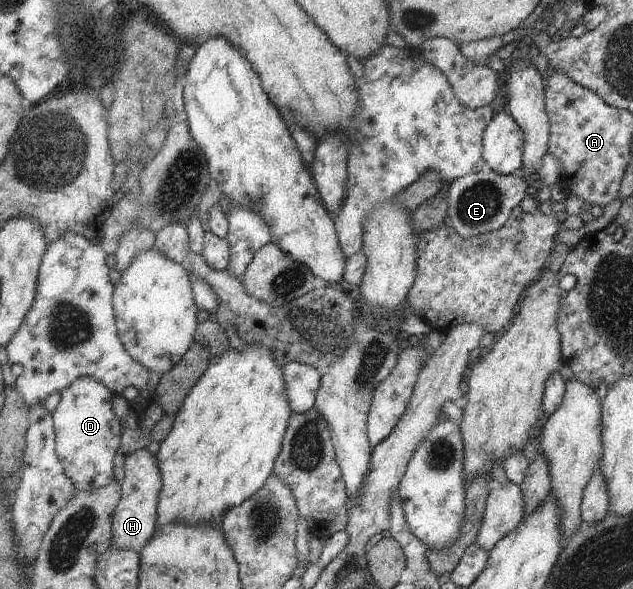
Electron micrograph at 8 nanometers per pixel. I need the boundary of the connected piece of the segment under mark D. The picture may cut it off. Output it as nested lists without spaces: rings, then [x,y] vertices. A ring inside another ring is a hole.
[[[83,376],[60,391],[60,401],[52,413],[57,457],[80,492],[104,488],[113,481],[122,425],[111,410],[112,399],[107,387]]]

